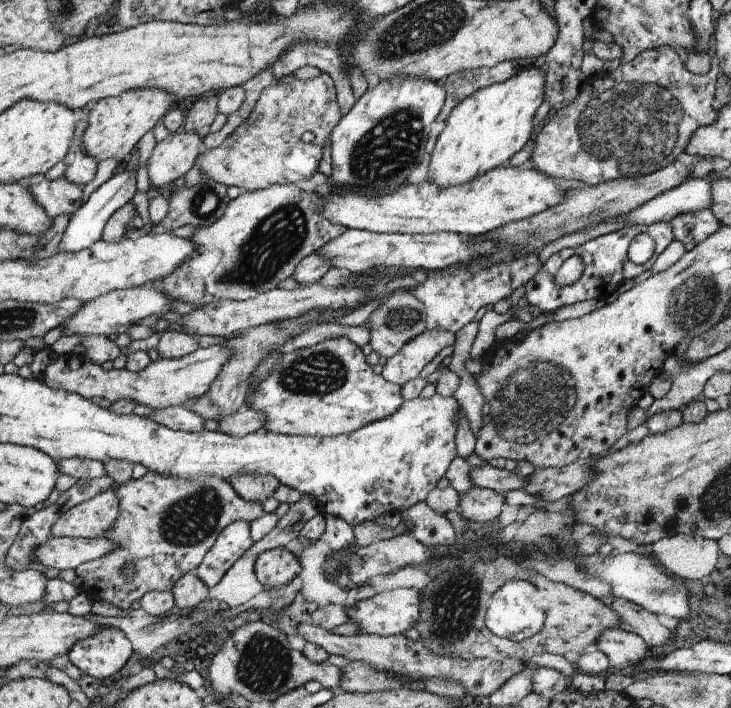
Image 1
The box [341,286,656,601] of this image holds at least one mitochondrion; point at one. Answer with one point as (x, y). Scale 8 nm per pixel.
(537, 399)

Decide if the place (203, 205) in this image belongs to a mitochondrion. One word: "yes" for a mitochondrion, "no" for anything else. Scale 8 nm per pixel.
yes

